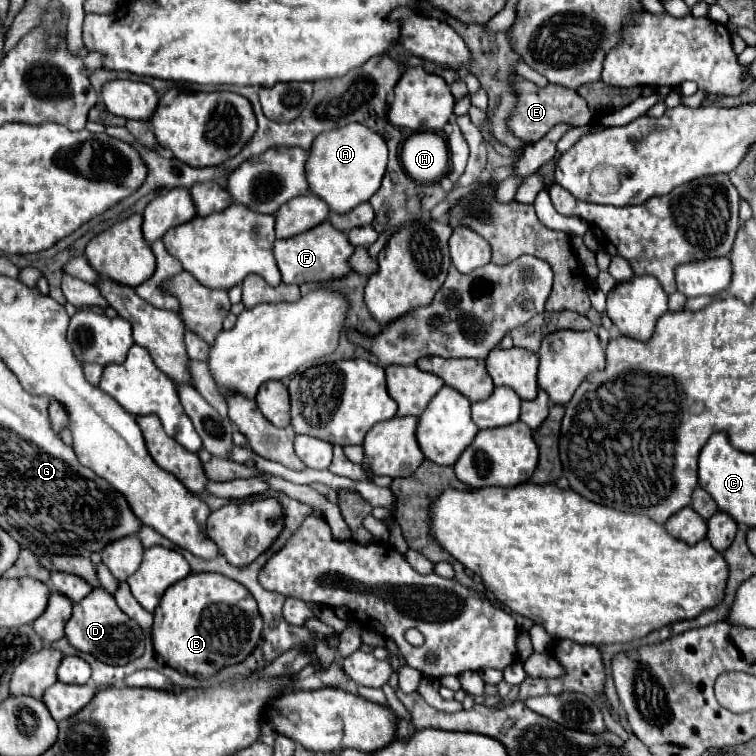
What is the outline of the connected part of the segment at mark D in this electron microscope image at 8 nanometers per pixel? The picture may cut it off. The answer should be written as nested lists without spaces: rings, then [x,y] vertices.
[[[96,587],[80,603],[74,603],[74,613],[66,623],[66,639],[78,651],[92,653],[102,663],[108,665],[126,665],[144,653],[144,633],[120,607],[114,603],[114,597],[104,589]]]

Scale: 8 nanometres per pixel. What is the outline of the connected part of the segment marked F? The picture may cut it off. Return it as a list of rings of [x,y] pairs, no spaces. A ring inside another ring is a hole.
[[[328,221],[320,223],[318,227],[300,233],[290,239],[276,239],[274,243],[274,257],[278,263],[278,269],[282,273],[284,283],[326,283],[332,279],[346,277],[350,269],[350,255],[354,253],[354,247],[350,245],[346,233],[334,229]]]

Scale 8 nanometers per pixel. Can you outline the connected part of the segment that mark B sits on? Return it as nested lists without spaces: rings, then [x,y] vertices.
[[[190,573],[160,599],[154,611],[152,641],[166,665],[194,677],[212,677],[226,665],[244,661],[258,645],[262,617],[242,583],[220,573]]]

